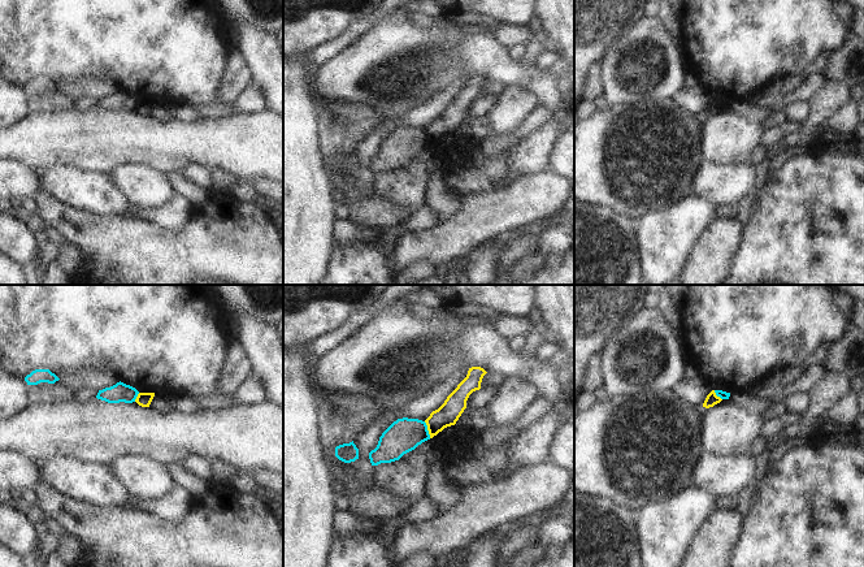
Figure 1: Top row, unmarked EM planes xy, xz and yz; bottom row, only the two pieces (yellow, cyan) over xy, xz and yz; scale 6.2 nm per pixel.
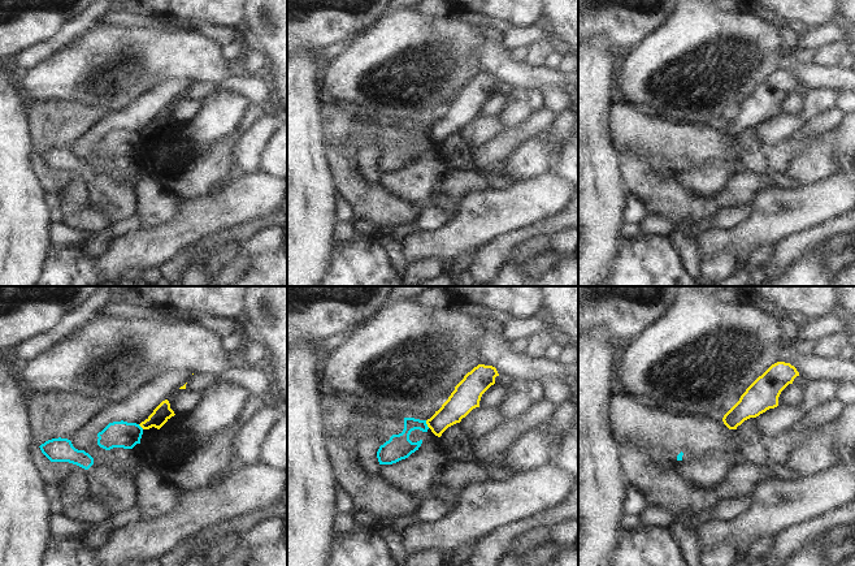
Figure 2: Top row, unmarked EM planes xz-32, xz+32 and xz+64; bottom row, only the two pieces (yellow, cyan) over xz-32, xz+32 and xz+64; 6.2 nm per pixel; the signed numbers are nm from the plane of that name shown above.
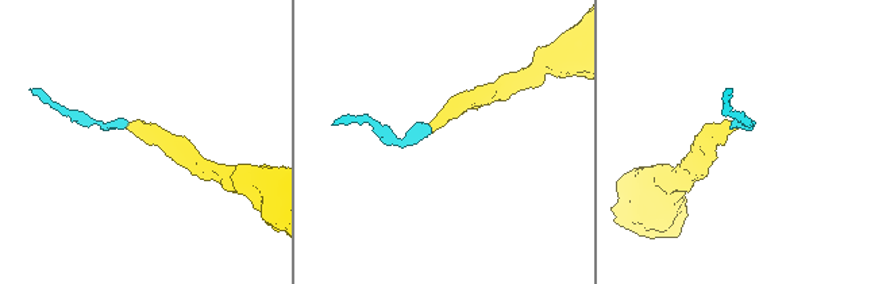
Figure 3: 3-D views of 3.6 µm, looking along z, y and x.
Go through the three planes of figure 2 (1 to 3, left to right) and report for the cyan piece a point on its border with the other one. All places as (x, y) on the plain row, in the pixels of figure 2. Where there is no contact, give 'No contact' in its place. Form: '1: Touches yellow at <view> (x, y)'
1: Touches yellow at xz-32 (140, 134)
2: Touches yellow at xz+32 (426, 132)
3: No contact

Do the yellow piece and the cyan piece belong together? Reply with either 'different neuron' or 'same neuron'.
different neuron

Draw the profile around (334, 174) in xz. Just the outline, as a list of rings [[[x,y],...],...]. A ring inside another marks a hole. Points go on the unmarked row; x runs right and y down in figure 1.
[[[324,160],[324,169],[327,173],[329,178],[331,179],[333,187],[340,181],[348,181],[351,177],[355,177],[355,170],[343,172],[339,169],[334,169],[329,164],[326,164],[325,160]]]

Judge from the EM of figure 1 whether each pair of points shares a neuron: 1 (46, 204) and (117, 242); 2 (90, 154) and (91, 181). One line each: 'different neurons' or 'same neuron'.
1: same neuron
2: different neurons

